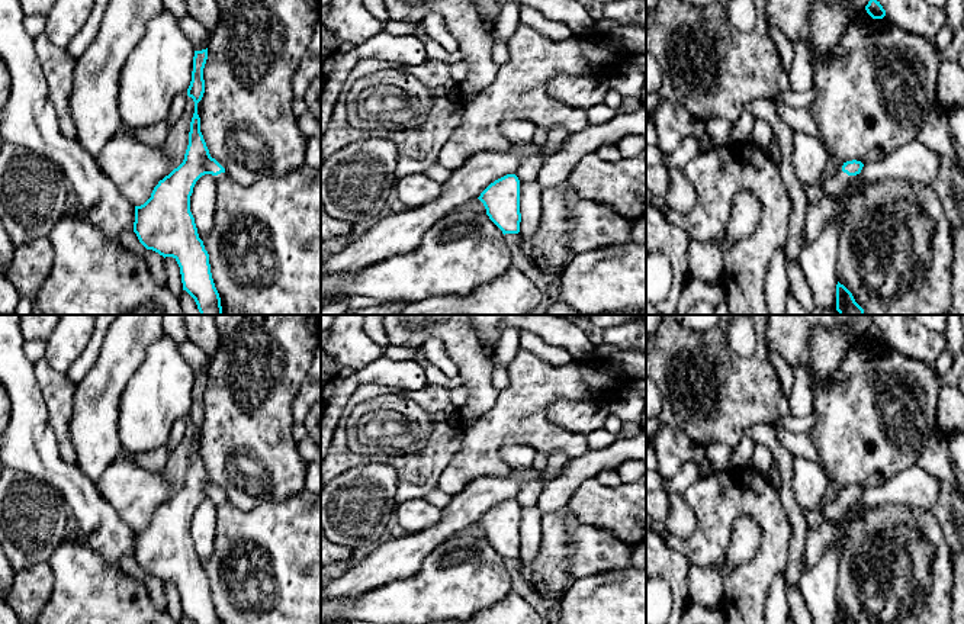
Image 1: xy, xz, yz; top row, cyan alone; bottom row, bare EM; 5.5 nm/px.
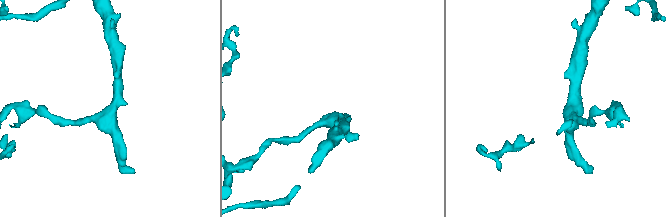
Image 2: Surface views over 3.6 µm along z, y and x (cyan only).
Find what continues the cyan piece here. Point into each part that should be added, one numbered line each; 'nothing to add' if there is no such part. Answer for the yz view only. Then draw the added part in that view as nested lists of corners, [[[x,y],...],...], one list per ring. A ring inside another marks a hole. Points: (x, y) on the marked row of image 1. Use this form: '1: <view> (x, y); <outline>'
1: yz (834, 186); [[[839,170],[833,177],[830,177],[829,180],[823,183],[822,190],[826,194],[838,196],[842,192],[842,189],[845,187],[845,184],[848,183],[849,177],[851,176]]]

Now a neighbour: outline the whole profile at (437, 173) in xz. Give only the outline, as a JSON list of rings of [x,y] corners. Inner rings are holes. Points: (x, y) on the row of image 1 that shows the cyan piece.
[[[436,163],[425,171],[425,176],[434,181],[444,183],[450,178],[452,170],[447,170],[441,164]]]

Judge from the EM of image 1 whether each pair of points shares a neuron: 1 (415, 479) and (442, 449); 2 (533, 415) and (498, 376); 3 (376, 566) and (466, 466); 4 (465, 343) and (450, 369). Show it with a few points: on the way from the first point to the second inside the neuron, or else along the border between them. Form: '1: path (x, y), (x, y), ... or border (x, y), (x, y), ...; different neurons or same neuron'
1: path (418, 472), (434, 456); same neuron
2: border (507, 369), (508, 385), (498, 392); different neurons
3: border (481, 476), (471, 481), (452, 497); different neurons
4: border (433, 335), (442, 340), (447, 356), (459, 373); different neurons

